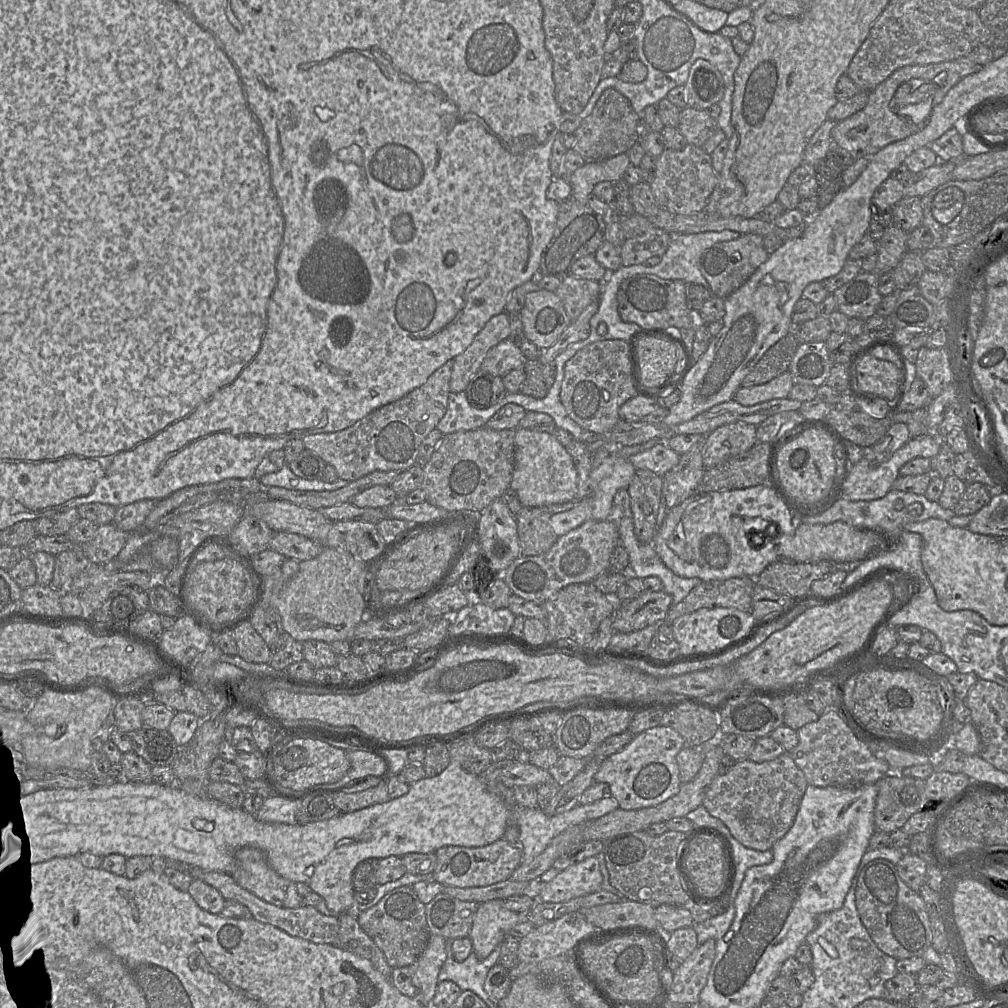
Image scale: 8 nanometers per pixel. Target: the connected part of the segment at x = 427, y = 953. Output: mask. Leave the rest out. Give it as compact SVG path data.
M431 935L422 954L411 966L412 983L417 989L417 999L425 1007L432 1007L438 975L447 957L446 939Z

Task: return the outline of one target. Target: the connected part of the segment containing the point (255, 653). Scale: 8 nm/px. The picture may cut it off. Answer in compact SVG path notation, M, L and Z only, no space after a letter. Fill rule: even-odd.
M250 621L240 624L233 631L237 655L248 662L269 663L271 660L270 646L256 632Z

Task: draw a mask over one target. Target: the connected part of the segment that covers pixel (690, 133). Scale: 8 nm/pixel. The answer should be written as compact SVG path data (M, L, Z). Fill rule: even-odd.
M686 106L681 109L678 130L689 144L701 147L718 130L718 121L710 116L708 110L697 110Z

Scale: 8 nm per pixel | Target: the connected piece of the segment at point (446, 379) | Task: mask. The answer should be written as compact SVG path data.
M453 359L447 361L431 374L422 386L374 410L344 430L301 438L304 448L316 453L327 464L331 464L339 478L348 482L374 471L405 470L411 467L417 461L421 443L436 429L446 413L453 366Z

